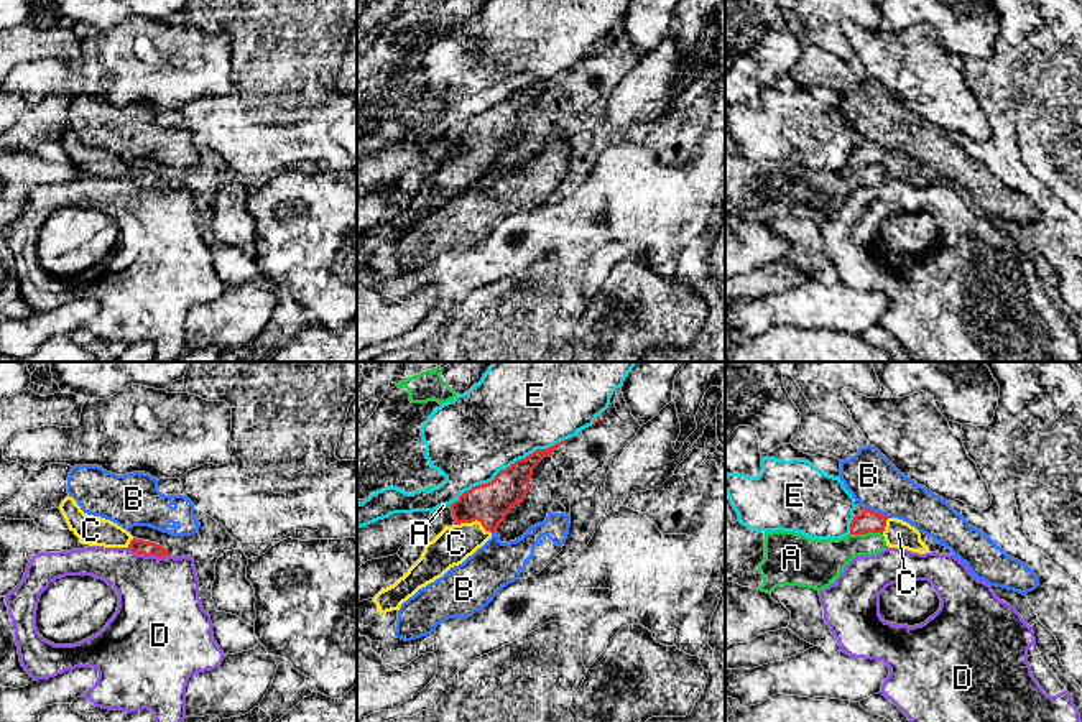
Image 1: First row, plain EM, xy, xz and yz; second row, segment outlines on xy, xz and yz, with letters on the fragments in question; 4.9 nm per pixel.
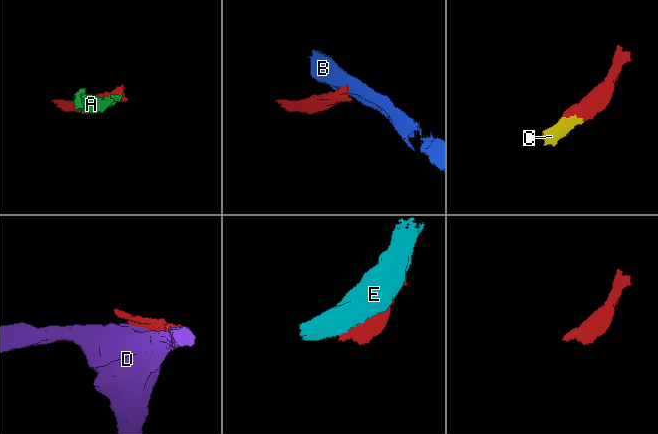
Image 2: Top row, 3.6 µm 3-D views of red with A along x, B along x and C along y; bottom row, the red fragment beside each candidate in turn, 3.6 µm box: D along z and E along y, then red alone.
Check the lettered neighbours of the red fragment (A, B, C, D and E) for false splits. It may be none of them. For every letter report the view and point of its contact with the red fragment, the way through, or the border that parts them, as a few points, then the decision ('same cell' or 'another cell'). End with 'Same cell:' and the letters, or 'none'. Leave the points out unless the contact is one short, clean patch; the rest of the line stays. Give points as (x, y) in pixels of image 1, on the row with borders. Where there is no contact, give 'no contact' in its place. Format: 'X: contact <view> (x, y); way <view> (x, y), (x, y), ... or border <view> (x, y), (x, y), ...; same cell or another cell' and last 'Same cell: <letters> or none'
A: contact yz (865, 533); another cell
B: contact yz (875, 512); border yz (865, 507), (888, 517); another cell
C: contact xz (472, 520); way xz (489, 504), (472, 520), (456, 543); same cell
D: contact xy (148, 555); another cell
E: contact xz (512, 464); another cell
Same cell: C

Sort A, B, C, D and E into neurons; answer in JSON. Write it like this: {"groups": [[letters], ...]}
{"groups": [["A"], ["B"], ["C"], ["D"], ["E"]]}

